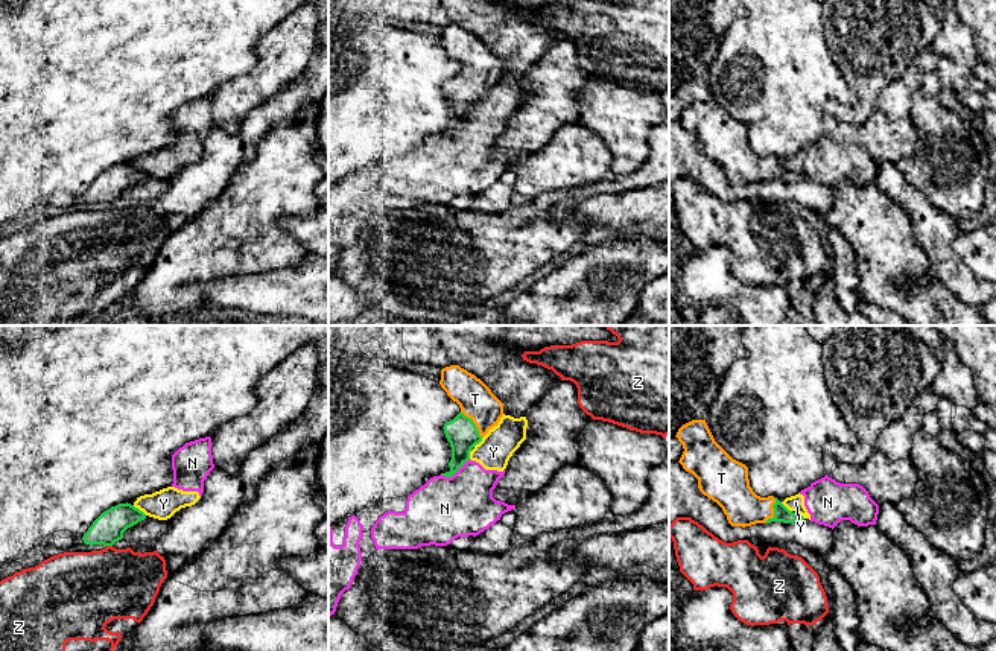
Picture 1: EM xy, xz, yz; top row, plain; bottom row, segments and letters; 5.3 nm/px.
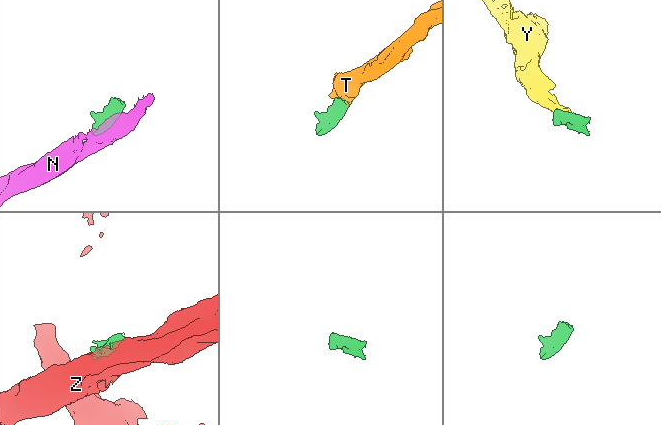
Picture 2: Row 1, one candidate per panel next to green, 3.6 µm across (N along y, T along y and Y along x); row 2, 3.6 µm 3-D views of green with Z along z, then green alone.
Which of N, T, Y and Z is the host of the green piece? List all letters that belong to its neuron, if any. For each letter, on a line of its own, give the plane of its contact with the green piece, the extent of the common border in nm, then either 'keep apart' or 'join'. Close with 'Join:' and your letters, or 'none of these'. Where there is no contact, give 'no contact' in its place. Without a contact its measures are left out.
N: xz | 180 nm | keep apart
T: xz | 180 nm | join
Y: xy | 90 nm | keep apart
Z: xy | 30 nm | keep apart
Join: T

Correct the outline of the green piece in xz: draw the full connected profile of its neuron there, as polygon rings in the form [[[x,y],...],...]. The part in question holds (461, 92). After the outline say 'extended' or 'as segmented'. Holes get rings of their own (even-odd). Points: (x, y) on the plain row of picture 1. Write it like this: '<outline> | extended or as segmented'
[[[459,24],[442,27],[439,44],[461,67],[442,87],[452,106],[452,119],[450,129],[441,134],[452,137],[470,119],[471,108],[497,85],[503,76],[503,62],[481,38]]] | extended

